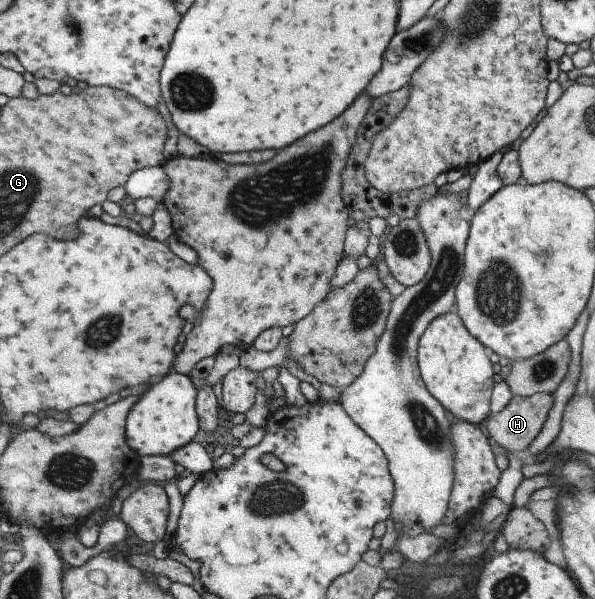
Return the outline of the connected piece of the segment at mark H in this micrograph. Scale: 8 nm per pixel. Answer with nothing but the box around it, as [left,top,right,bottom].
[484,392,553,452]

